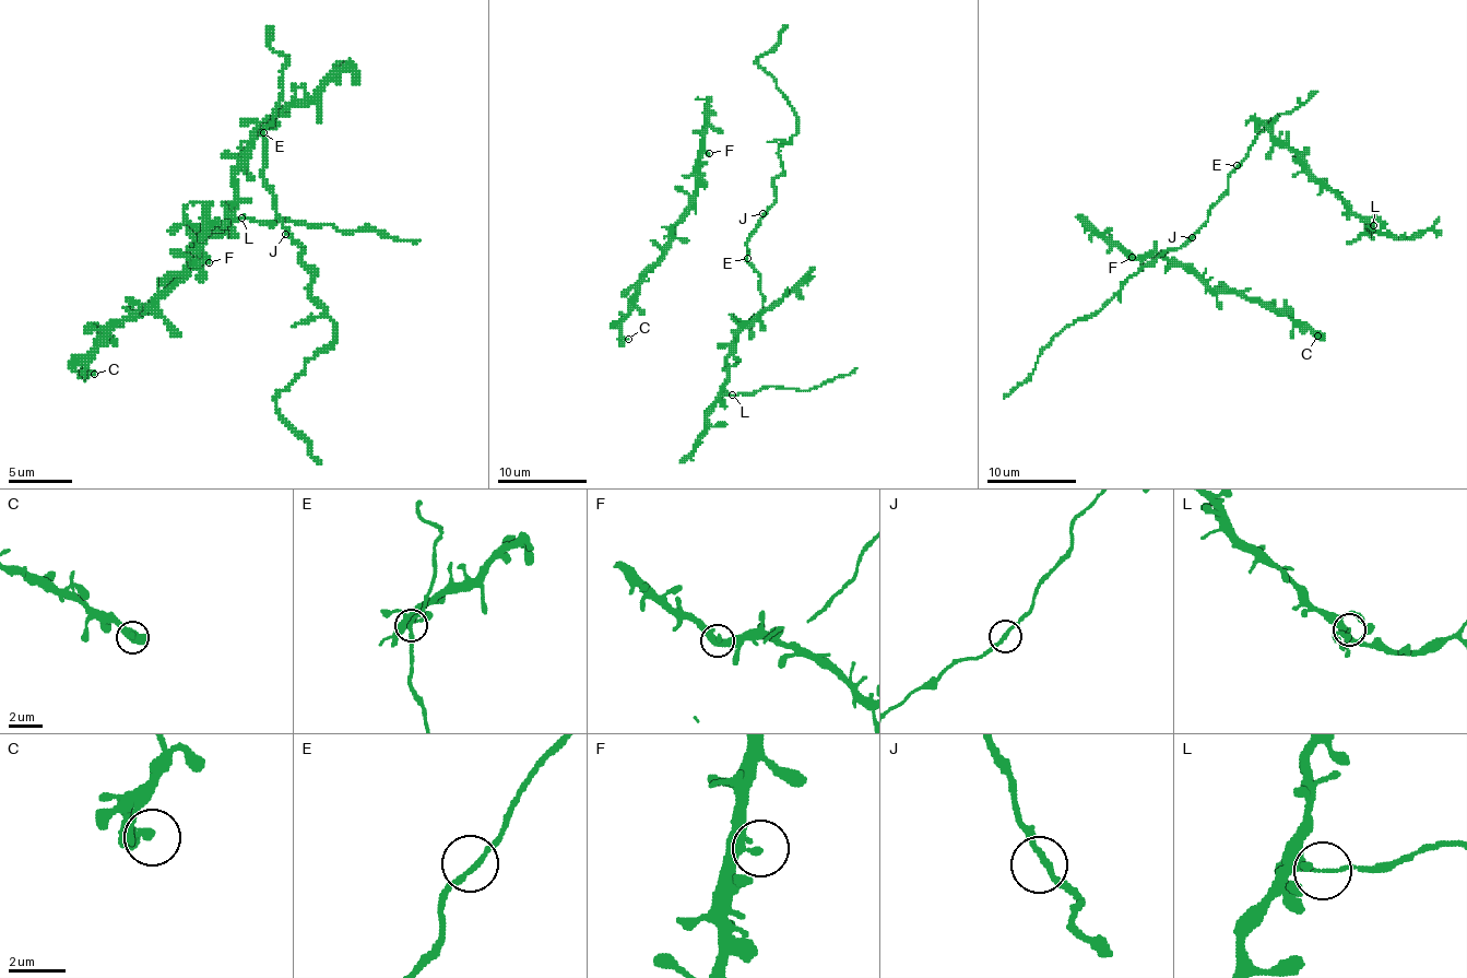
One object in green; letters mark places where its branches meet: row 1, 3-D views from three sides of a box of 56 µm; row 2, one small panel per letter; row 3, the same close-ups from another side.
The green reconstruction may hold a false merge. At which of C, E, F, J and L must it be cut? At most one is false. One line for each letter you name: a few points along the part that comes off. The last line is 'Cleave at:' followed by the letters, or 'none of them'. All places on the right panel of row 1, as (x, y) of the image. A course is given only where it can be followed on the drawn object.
L: foreign part runs (1373, 226), (1364, 231), (1369, 235), (1347, 242)
Cleave at: L

